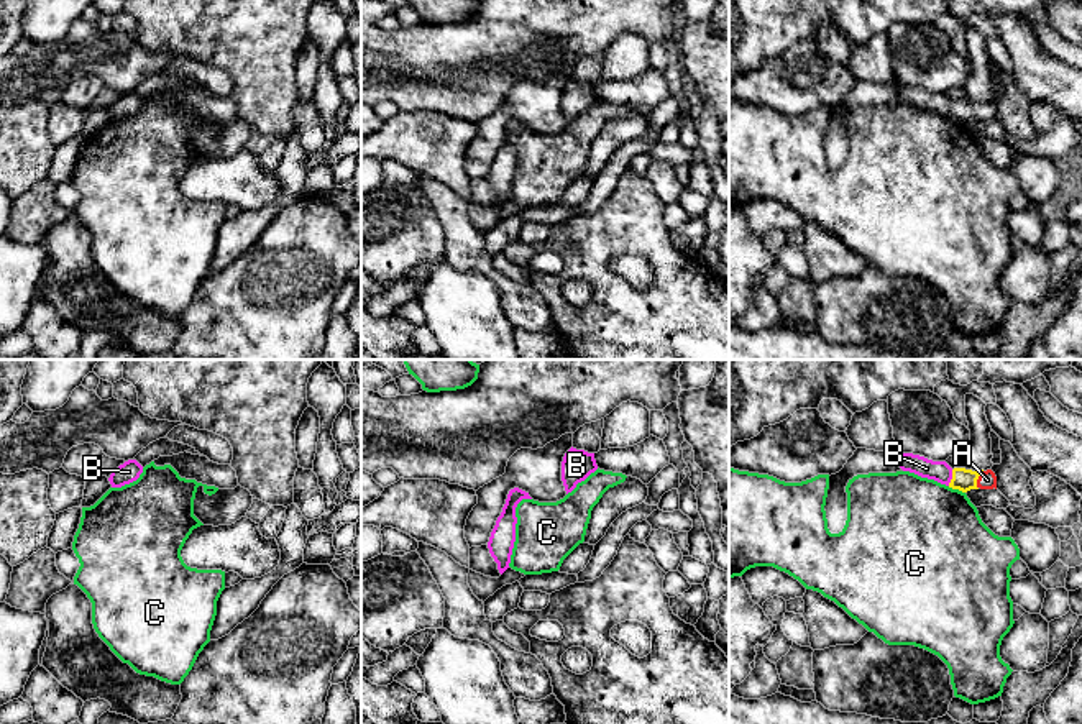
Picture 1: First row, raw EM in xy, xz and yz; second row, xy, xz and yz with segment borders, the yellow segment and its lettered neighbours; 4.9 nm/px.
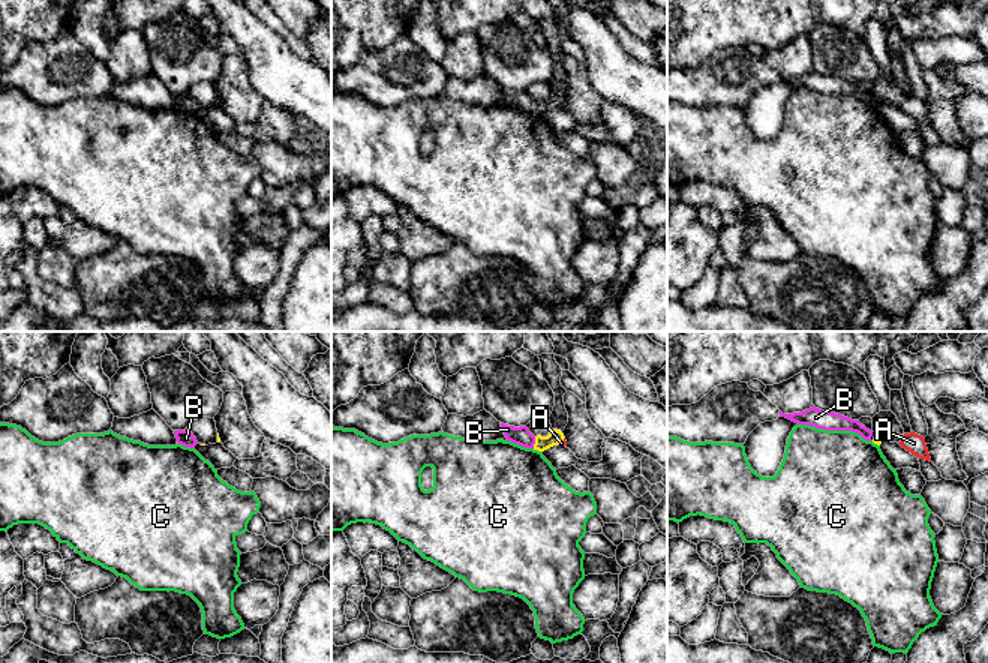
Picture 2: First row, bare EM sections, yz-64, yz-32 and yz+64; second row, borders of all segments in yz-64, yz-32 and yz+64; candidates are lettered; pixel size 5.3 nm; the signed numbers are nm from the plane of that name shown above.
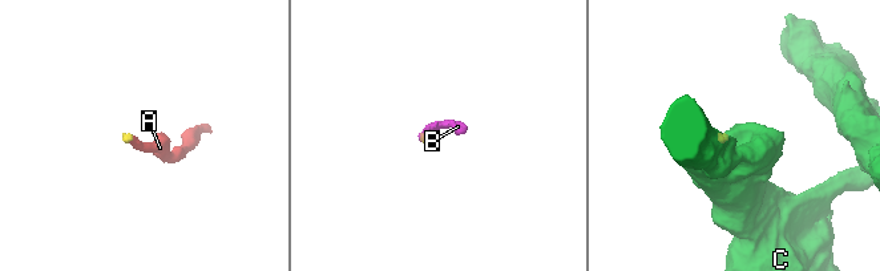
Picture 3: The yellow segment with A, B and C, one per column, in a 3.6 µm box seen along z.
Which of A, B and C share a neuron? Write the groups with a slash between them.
A B / C

